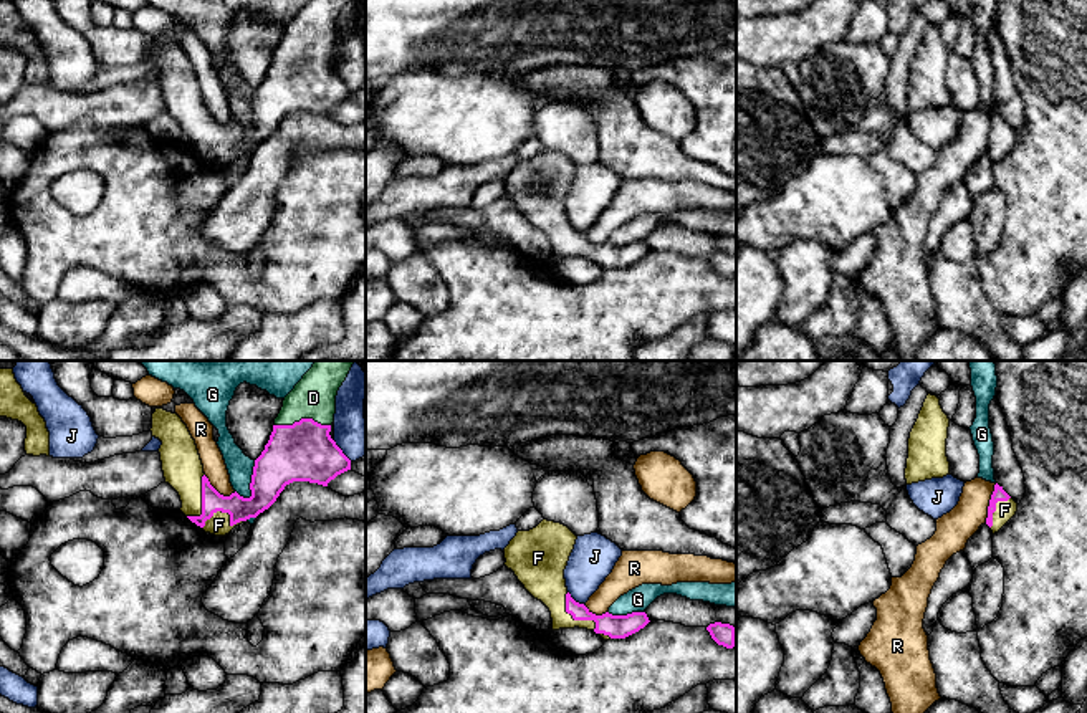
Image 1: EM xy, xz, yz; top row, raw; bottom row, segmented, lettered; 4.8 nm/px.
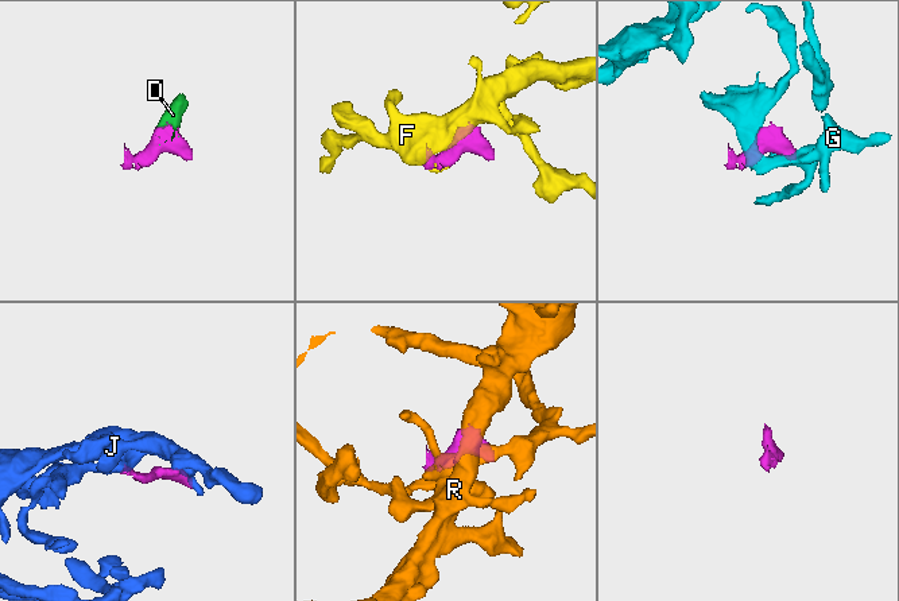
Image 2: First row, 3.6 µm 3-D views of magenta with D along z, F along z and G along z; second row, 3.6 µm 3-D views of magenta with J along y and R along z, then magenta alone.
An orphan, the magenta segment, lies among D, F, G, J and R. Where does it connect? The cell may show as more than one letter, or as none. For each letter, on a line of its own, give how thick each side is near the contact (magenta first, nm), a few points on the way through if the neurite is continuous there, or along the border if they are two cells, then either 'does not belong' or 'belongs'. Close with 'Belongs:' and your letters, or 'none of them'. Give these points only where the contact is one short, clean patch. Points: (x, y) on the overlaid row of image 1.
D: 280/200 nm | belongs
F: 160/110 nm | across xy (267, 483), (245, 508), (224, 512), (219, 525) | belongs
G: 280/130 nm | along xy (255, 460), (250, 495), (244, 498) | does not belong
J: 110/220 nm | does not belong
R: 60/170 nm | along yz (996, 483), (985, 521) | does not belong
Belongs: D, F

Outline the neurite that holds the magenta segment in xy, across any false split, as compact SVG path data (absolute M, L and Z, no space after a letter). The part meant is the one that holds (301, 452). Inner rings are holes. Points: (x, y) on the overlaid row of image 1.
M316 361L285 397L270 440L255 460L250 498L243 498L237 491L230 496L220 495L205 476L195 440L182 419L177 414L156 409L151 432L152 437L162 442L159 453L164 478L179 493L182 501L180 511L205 533L225 536L235 526L268 510L286 485L309 481L328 486L338 475L351 470L351 460L336 445L329 432L334 422L338 390L352 364L354 361Z

